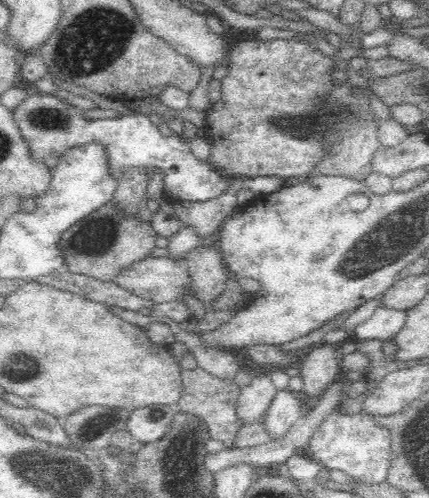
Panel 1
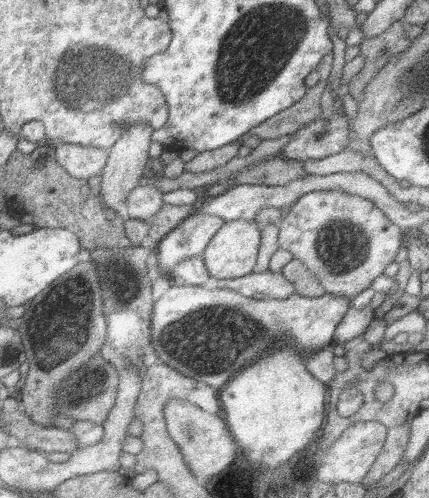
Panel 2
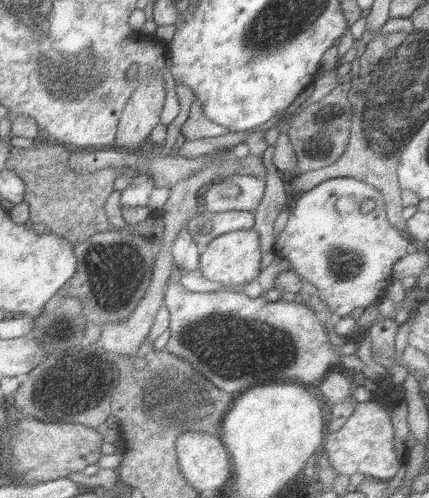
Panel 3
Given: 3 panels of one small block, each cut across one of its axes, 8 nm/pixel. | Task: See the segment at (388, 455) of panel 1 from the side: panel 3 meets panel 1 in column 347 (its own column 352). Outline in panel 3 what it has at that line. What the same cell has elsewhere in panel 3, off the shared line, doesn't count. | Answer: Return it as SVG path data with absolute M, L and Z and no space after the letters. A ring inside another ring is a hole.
M369 400L369 402L355 402L353 414L347 418L347 422L337 432L327 434L327 442L323 450L329 454L337 474L353 476L361 472L371 480L389 482L405 464L405 460L397 460L393 440L395 436L393 436L393 428L389 420L389 410L383 408L383 404Z

